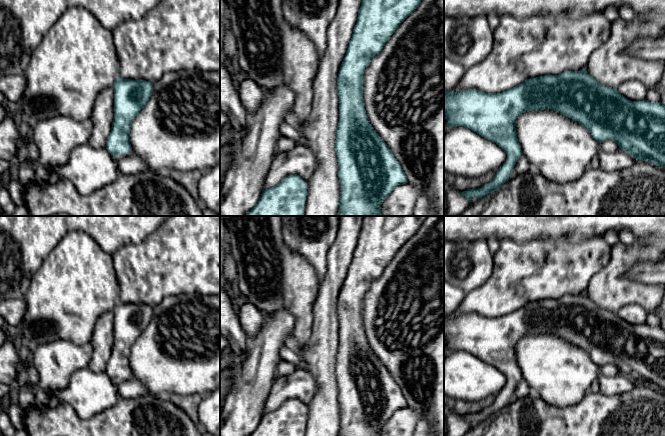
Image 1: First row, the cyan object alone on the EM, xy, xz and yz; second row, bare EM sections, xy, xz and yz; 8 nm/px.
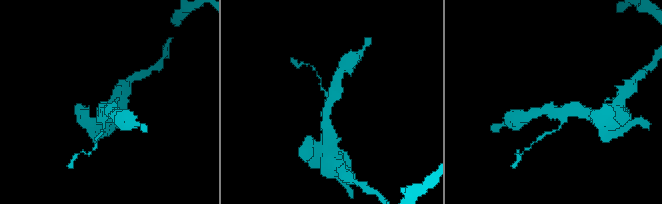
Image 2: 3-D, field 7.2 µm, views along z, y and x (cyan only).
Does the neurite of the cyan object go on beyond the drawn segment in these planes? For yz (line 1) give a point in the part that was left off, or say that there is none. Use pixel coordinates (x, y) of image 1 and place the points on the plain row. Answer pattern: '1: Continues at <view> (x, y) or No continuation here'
1: No continuation here

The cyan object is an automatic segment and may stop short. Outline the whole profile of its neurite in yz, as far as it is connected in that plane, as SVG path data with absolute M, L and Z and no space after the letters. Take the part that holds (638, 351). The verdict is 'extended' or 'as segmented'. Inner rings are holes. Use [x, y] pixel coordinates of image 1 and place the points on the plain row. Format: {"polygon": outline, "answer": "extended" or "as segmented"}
{"polygon": "M584 293L579 295L564 295L559 299L545 299L530 302L523 307L501 317L485 317L476 313L467 313L459 316L444 316L444 342L449 352L463 350L471 353L482 361L499 369L507 378L506 387L500 391L493 404L478 413L468 413L461 416L469 425L477 420L484 421L498 414L514 395L518 382L522 379L521 369L516 360L515 345L526 335L553 334L576 345L586 351L593 362L601 367L611 363L620 373L627 375L636 384L652 386L665 391L665 330L661 326L648 324L631 325L621 319L617 313L598 307Z", "answer": "as segmented"}

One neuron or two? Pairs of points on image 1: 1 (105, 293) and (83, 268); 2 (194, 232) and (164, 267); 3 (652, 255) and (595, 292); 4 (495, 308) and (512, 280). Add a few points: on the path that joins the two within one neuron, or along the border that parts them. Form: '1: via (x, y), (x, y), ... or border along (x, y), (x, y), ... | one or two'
1: via (99, 287), (86, 274) | one
2: via (190, 241), (173, 258) | one
3: via (638, 255), (632, 255), (609, 278) | one
4: via (495, 301), (508, 287) | one

